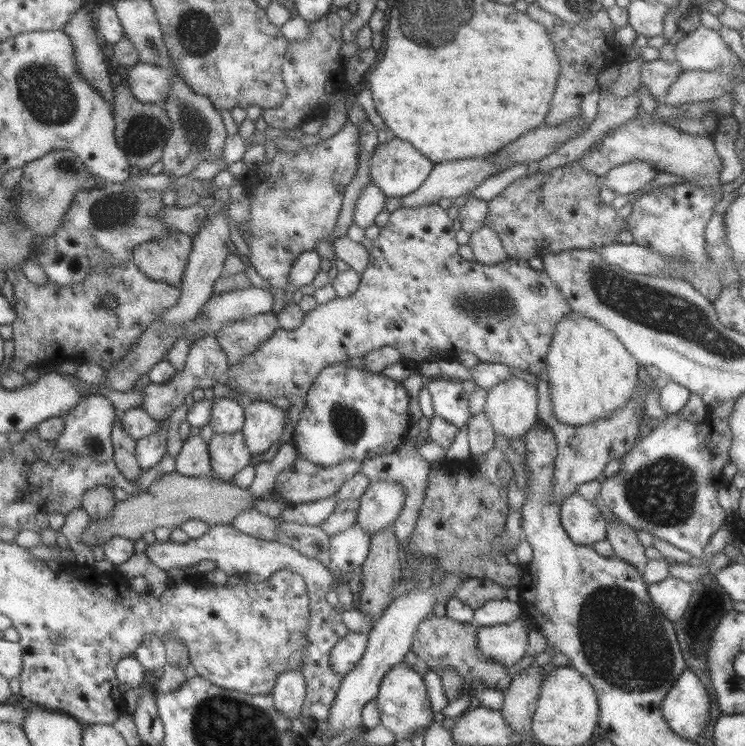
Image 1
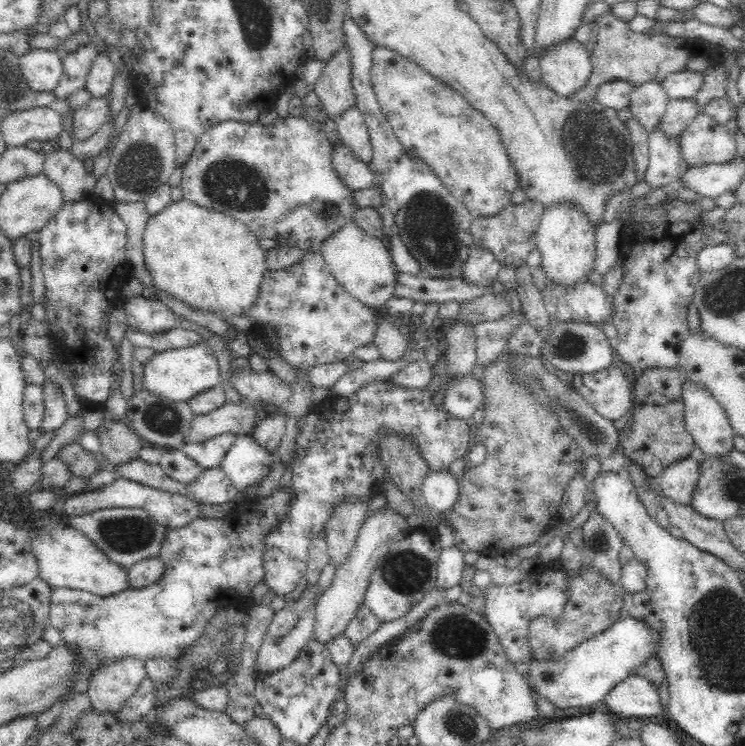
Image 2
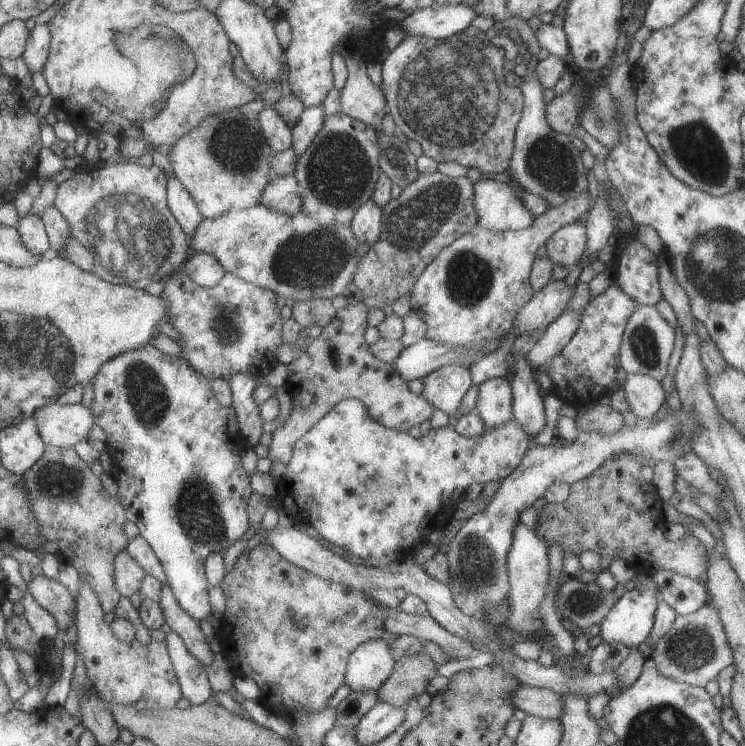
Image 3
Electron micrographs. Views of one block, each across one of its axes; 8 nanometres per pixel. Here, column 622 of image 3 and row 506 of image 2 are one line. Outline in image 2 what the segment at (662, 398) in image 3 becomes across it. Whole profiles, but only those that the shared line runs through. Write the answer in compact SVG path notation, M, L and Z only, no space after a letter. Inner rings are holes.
M386 505L365 519L362 528L358 530L356 542L354 542L350 556L346 558L346 563L336 570L332 583L315 604L314 640L328 646L328 642L332 638L345 633L346 626L352 618L355 618L358 608L365 600L370 578L379 559L388 552L397 535L401 531L405 531L408 526L406 518L407 516L403 516Z

